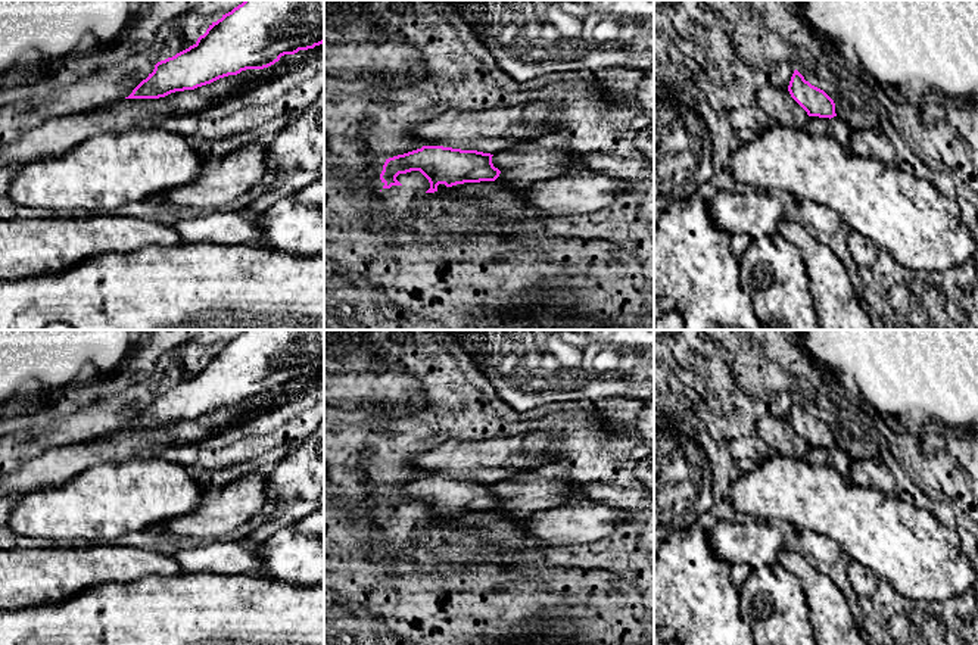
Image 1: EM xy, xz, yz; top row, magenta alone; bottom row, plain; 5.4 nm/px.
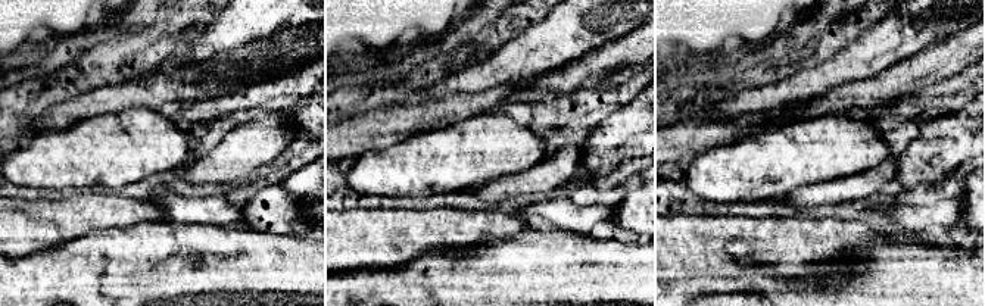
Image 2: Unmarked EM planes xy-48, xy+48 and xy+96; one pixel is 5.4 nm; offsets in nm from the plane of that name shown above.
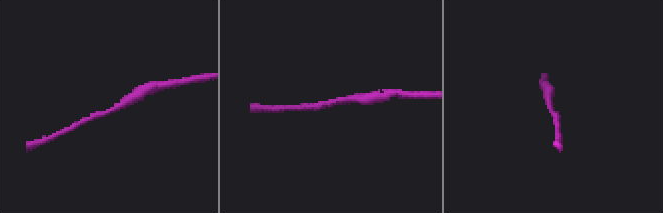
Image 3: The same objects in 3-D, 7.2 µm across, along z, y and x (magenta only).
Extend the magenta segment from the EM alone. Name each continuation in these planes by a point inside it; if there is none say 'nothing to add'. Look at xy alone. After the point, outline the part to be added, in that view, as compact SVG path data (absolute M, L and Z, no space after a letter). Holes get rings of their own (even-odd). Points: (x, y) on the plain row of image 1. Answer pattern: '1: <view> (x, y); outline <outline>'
nothing to add

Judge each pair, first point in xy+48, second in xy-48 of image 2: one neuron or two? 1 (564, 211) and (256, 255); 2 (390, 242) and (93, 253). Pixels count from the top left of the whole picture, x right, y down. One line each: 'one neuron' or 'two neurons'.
1: two neurons
2: two neurons

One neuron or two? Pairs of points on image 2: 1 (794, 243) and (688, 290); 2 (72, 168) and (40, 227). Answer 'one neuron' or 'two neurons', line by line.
1: two neurons
2: two neurons

